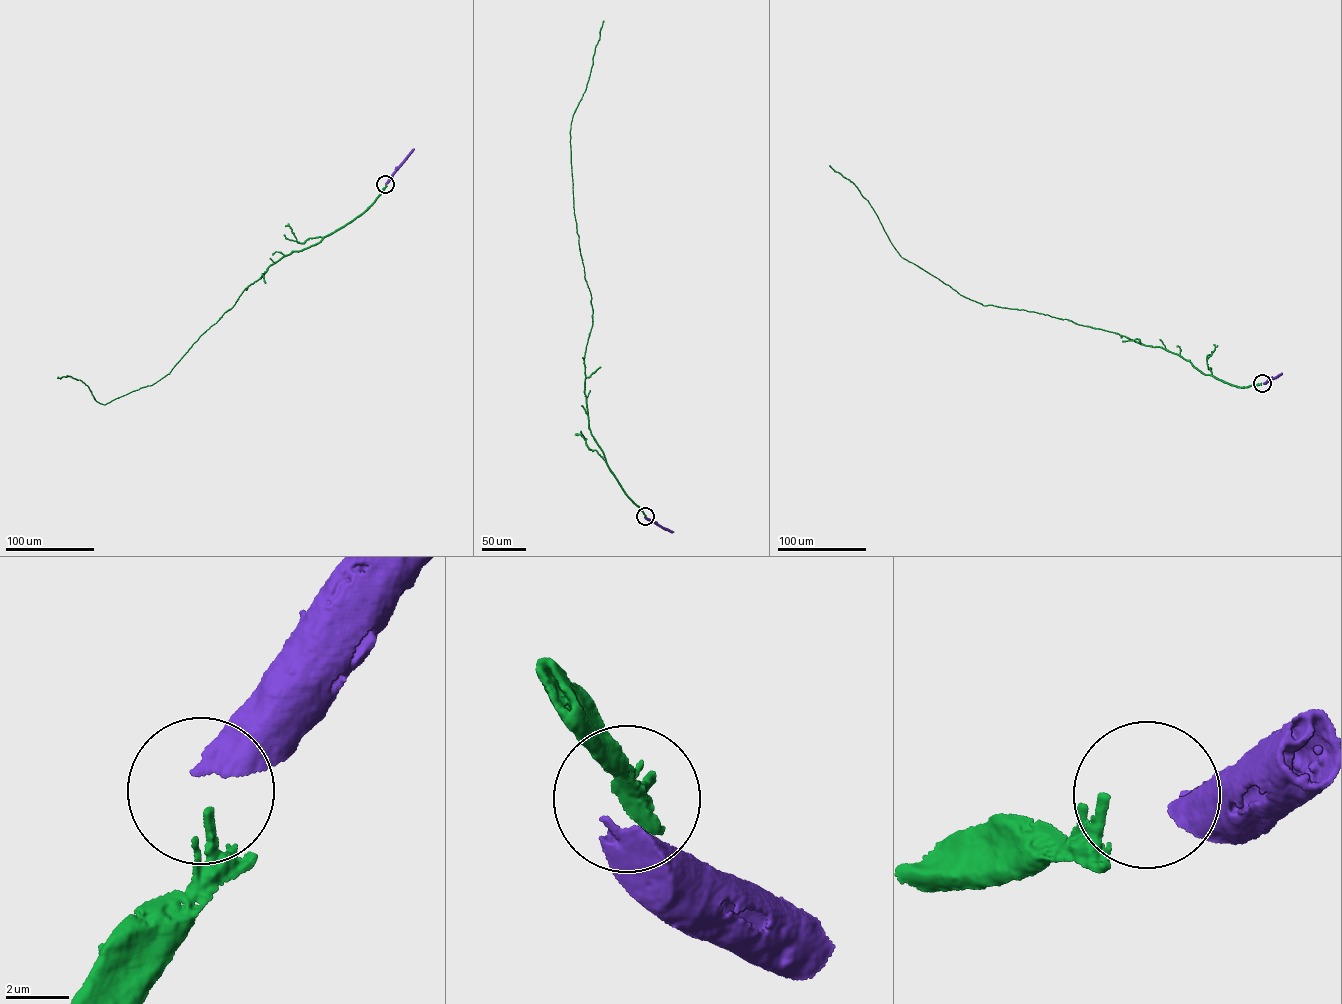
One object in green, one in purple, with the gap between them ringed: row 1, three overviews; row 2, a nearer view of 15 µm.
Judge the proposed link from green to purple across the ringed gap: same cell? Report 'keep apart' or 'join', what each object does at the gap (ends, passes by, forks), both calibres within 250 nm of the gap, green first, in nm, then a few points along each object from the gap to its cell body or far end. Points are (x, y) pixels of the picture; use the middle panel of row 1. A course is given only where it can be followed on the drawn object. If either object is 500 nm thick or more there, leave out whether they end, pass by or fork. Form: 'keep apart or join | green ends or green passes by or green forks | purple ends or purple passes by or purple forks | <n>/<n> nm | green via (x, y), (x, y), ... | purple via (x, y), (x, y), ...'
keep apart | green ends | purple ends | 280/300 nm | green via (646, 515), (621, 487), (591, 434), (584, 390), (584, 356), (592, 309), (574, 214), (570, 131), (603, 20) | purple via (644, 516), (673, 532)

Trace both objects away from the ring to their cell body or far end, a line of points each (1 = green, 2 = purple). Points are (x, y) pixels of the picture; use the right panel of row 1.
1: (1261, 383), (1231, 385), (1159, 347), (961, 295), (901, 257), (868, 200), (829, 165)
2: (1263, 383), (1281, 373)

